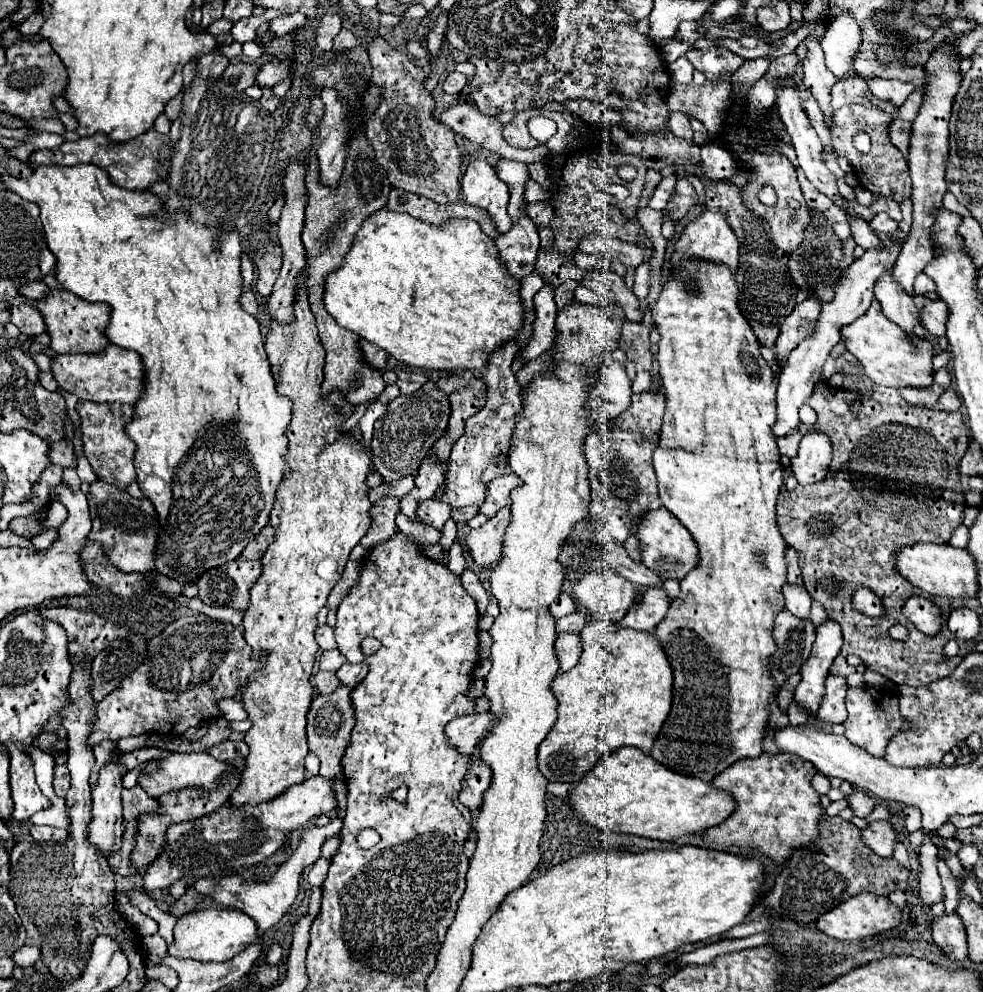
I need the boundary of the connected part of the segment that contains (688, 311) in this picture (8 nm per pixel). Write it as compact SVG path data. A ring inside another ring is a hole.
M687 260L681 264L679 272L669 276L667 284L663 286L663 292L651 310L655 326L661 334L659 340L659 352L657 352L657 362L659 362L659 380L661 388L665 394L665 416L663 416L663 428L659 436L659 446L653 456L653 468L657 474L657 484L659 484L659 498L667 510L679 518L679 522L693 534L693 540L699 548L699 564L695 570L691 570L683 580L681 580L681 592L679 596L671 602L671 608L665 616L665 620L657 626L655 636L659 638L675 674L675 690L673 690L673 708L655 740L655 746L651 750L651 758L661 762L665 768L683 774L683 776L693 776L701 778L703 782L711 782L719 772L729 768L731 764L743 760L743 758L757 758L763 752L763 736L765 736L765 726L769 718L769 700L773 698L777 684L771 678L769 670L769 658L777 650L777 644L773 640L773 620L783 610L785 598L783 598L783 584L787 578L787 562L785 562L785 540L777 528L777 496L783 486L783 468L779 462L779 450L777 442L773 436L773 422L775 422L775 374L771 366L763 360L759 352L759 342L755 338L753 328L747 324L743 318L739 304L737 304L737 294L739 288L735 284L735 276L727 266L713 266L709 262L695 262ZM685 282L691 282L695 288L695 294L689 294L685 290Z

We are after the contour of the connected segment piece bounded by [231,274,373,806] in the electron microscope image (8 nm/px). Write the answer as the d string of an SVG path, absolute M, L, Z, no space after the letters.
M301 274L301 294L297 296L297 322L293 322L293 326L289 326L289 330L285 330L285 326L277 326L277 322L271 322L271 330L267 334L267 340L265 340L265 352L267 352L267 358L269 358L269 364L273 368L273 376L277 380L277 394L281 396L287 396L291 402L293 402L293 418L291 418L291 424L287 426L285 430L285 436L289 440L289 448L287 448L287 454L285 454L285 460L291 468L291 474L289 478L285 480L285 484L281 484L281 490L277 492L277 502L275 502L275 508L273 508L273 514L271 514L271 522L275 526L275 542L267 548L267 552L263 554L261 562L263 562L263 574L261 578L257 580L257 584L251 588L251 606L247 608L245 612L245 618L243 618L243 626L245 626L245 642L253 648L253 658L261 658L261 652L267 650L267 656L263 658L263 668L253 672L247 680L247 684L241 688L241 702L243 702L243 708L247 710L247 716L251 720L251 730L245 734L245 742L249 746L249 754L245 758L247 766L245 766L245 772L243 772L243 778L241 778L241 784L237 786L237 790L233 790L231 794L231 804L233 806L245 806L245 804L261 804L261 802L269 802L273 798L277 798L279 794L283 794L287 788L291 788L293 784L301 784L305 782L305 756L309 754L309 746L307 746L307 736L305 736L305 724L307 724L307 712L309 712L309 706L311 706L311 700L313 700L313 686L311 686L311 674L313 674L313 662L315 662L315 654L319 650L317 642L315 642L315 628L317 628L317 612L327 604L327 596L329 592L333 590L333 586L339 582L341 574L343 574L343 568L349 560L349 552L353 550L353 546L367 534L369 530L369 498L367 498L367 484L365 484L365 476L373 470L373 464L371 464L371 454L369 450L365 450L361 446L359 440L355 440L349 432L339 432L339 424L345 422L351 412L353 412L353 406L349 406L343 398L343 394L339 390L335 390L333 394L329 394L327 398L321 398L321 382L323 382L323 366L325 366L325 350L319 342L319 336L317 336L317 326L315 326L315 318L309 310L309 302L305 302L305 274Z

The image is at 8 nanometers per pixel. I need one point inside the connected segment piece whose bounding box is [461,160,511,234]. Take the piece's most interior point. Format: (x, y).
(481, 187)

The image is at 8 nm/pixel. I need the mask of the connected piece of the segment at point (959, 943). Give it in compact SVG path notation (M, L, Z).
M957 914L941 916L933 920L933 942L947 954L951 962L963 962L967 958L967 934Z

